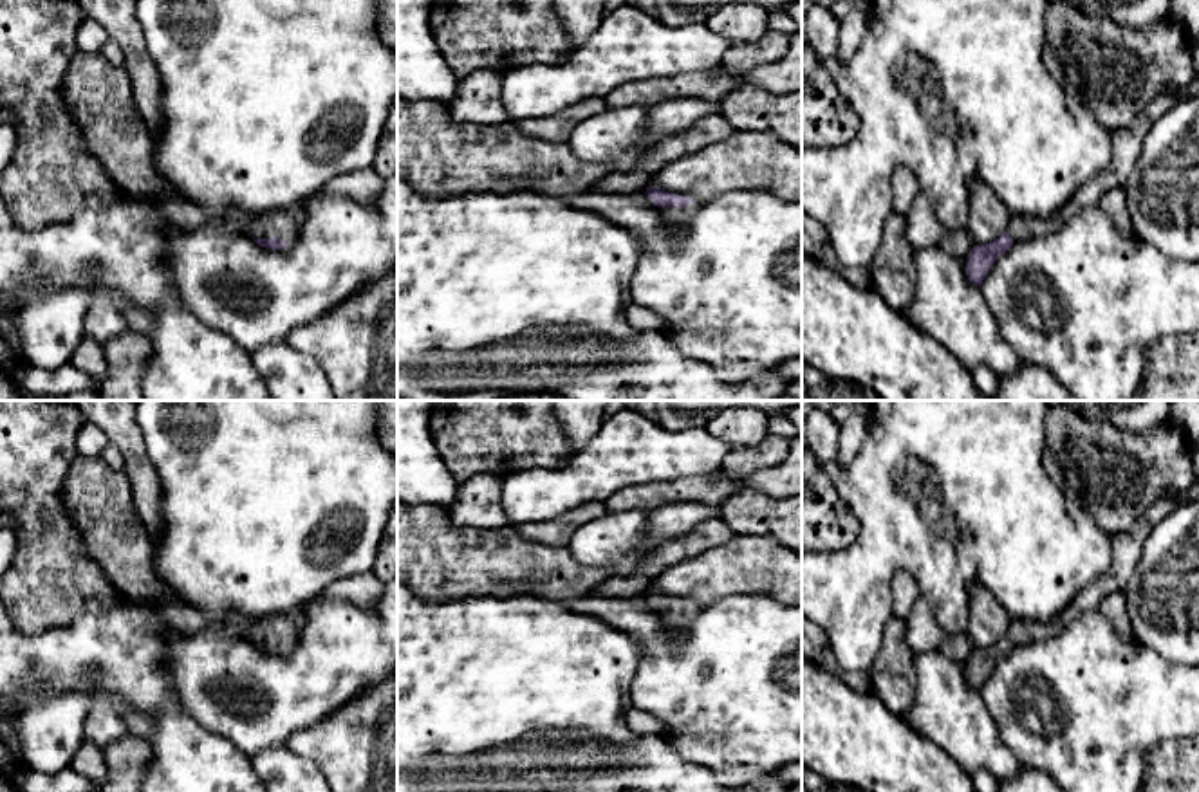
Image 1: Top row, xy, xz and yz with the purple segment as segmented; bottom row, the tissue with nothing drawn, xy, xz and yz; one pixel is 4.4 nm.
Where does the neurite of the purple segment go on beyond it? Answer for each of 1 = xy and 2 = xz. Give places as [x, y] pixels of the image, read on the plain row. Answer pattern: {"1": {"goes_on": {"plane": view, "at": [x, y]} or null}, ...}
{"1": {"goes_on": {"plane": "xy", "at": [280, 628]}}, "2": {"goes_on": {"plane": "xz", "at": [676, 621]}}}

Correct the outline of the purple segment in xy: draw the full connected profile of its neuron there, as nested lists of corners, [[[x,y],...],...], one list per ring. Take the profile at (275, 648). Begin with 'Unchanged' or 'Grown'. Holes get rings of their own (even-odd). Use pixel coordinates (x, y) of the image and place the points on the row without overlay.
Grown. [[[289,613],[262,617],[242,633],[258,649],[273,655],[285,653],[298,637],[296,624]]]

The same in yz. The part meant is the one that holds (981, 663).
Grown. [[[1190,494],[1181,498],[1159,498],[1154,502],[1134,525],[1121,534],[1111,536],[1112,561],[1105,574],[1089,583],[1051,622],[1018,621],[1011,619],[1008,635],[984,649],[973,649],[966,660],[966,680],[981,691],[988,675],[1015,646],[1042,640],[1058,635],[1067,624],[1071,624],[1080,613],[1087,610],[1098,610],[1100,603],[1111,594],[1123,592],[1130,577],[1134,576],[1141,548],[1152,529],[1170,514],[1177,505],[1185,503]]]

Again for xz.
Grown. [[[646,592],[645,599],[659,612],[661,622],[674,637],[686,633],[688,624],[695,619],[699,610],[690,601],[659,592]]]

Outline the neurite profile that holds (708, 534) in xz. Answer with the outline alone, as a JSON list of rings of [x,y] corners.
[[[706,520],[695,525],[688,534],[666,539],[654,550],[650,550],[641,561],[636,574],[610,576],[598,585],[592,594],[603,597],[645,597],[650,581],[665,572],[668,566],[699,556],[710,548],[728,543],[733,538],[733,530],[720,520]]]

